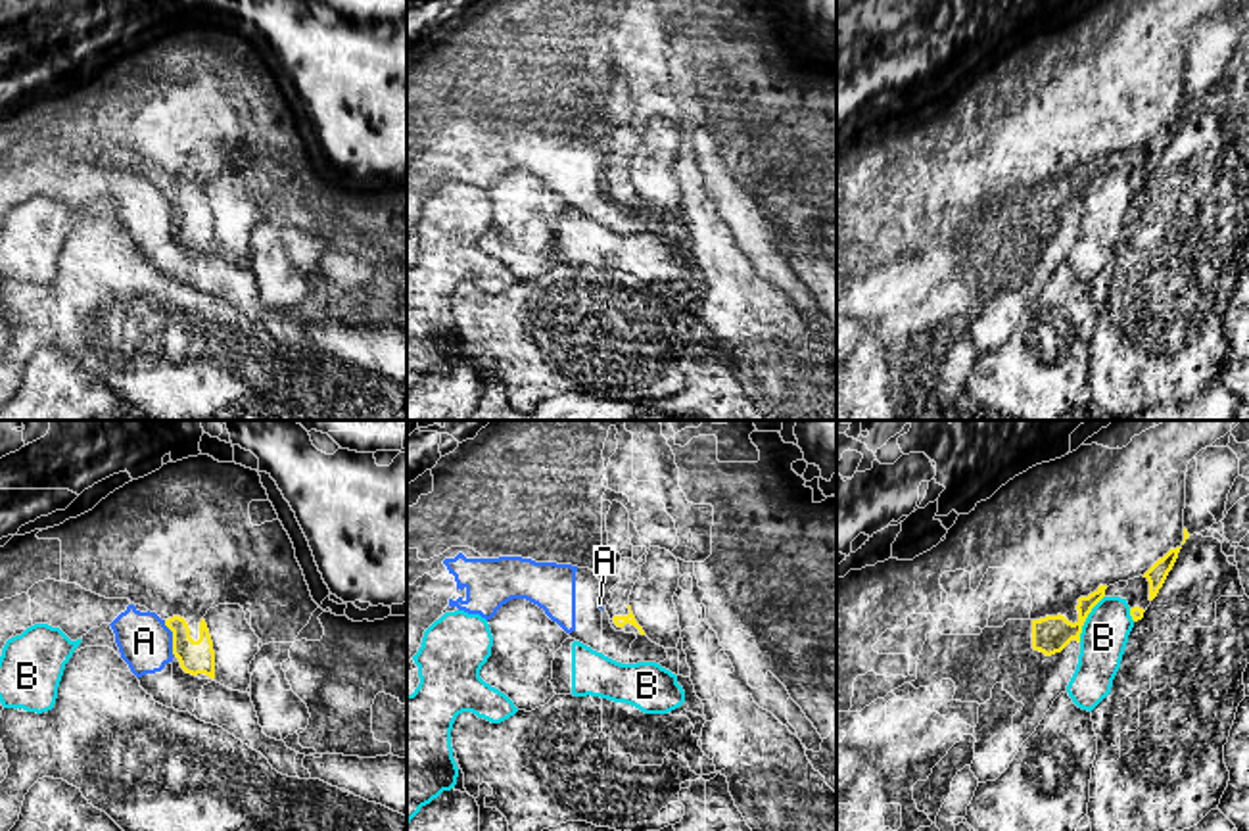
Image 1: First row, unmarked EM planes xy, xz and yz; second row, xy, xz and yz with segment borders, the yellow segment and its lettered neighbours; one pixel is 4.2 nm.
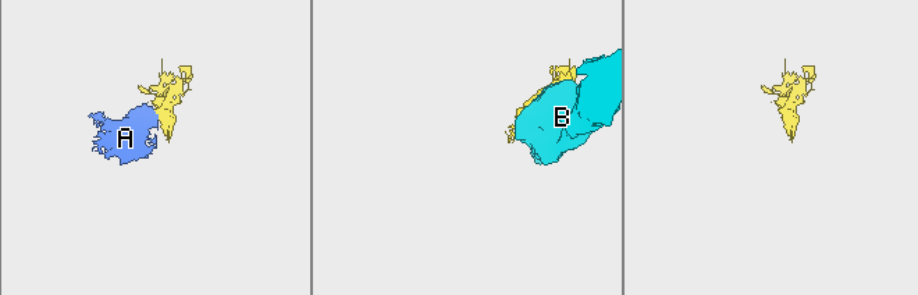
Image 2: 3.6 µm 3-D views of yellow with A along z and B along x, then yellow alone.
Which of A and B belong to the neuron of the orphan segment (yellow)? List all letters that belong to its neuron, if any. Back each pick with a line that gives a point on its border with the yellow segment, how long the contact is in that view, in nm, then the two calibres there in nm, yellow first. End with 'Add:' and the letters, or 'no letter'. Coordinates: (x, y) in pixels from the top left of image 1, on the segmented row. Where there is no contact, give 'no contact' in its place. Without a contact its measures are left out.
Add: no letter

